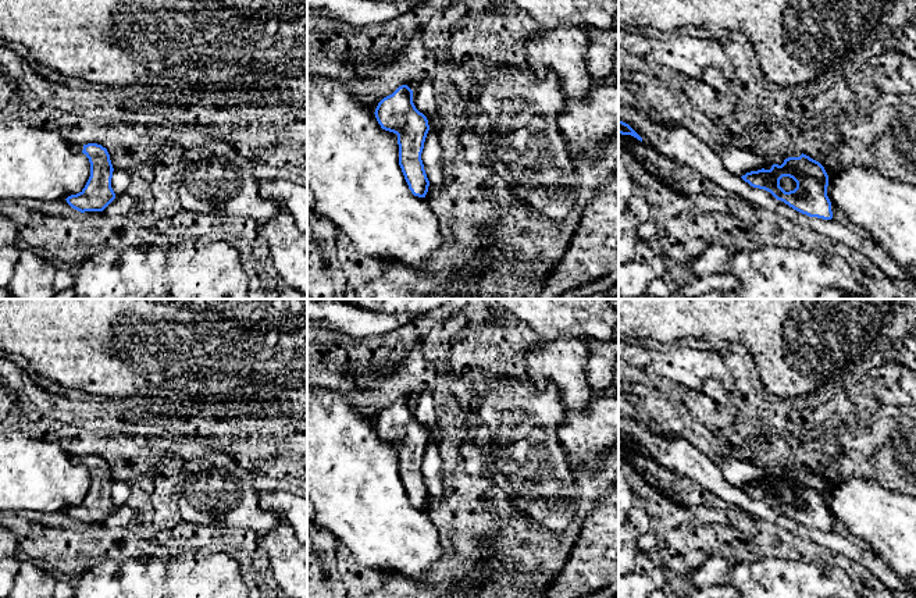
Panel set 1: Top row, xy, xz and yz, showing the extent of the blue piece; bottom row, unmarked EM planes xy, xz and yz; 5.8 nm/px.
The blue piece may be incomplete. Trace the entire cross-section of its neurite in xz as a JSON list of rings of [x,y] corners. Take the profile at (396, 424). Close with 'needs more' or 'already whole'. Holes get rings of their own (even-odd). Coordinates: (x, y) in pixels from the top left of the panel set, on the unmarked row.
[[[407,396],[399,398],[378,414],[374,426],[382,441],[398,446],[399,477],[409,501],[414,508],[425,509],[430,492],[421,464],[430,437],[413,414],[413,402]]] | already whole

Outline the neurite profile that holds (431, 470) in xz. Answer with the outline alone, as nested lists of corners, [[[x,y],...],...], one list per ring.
[[[430,439],[427,445],[424,460],[421,464],[421,471],[423,471],[430,496],[435,499],[441,499],[446,491],[442,483],[443,476],[441,470],[439,449],[435,448],[434,439]]]

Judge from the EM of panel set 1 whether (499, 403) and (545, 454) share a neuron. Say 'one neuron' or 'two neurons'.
one neuron

